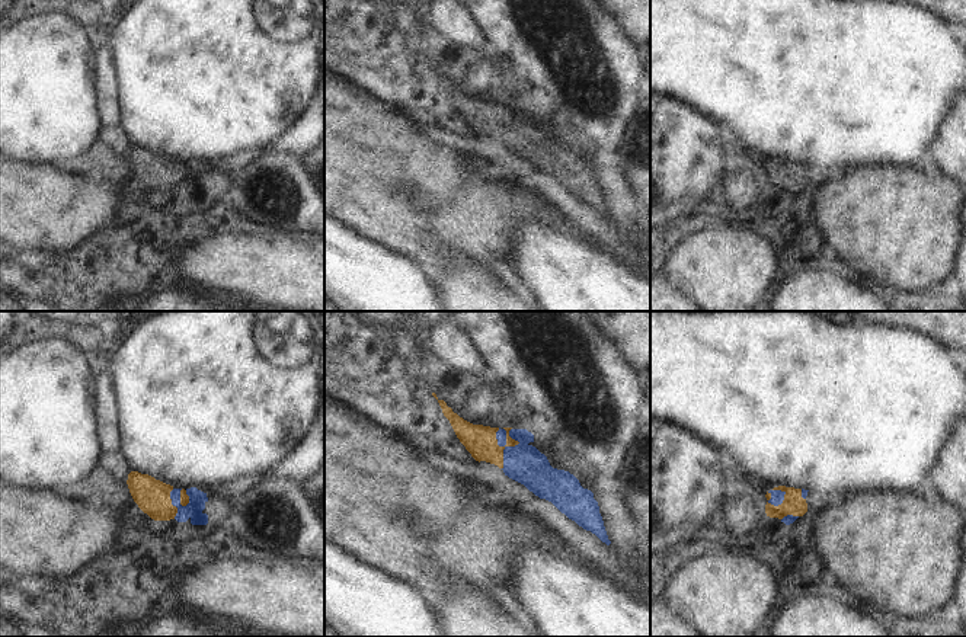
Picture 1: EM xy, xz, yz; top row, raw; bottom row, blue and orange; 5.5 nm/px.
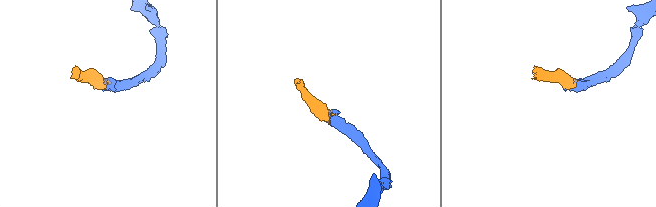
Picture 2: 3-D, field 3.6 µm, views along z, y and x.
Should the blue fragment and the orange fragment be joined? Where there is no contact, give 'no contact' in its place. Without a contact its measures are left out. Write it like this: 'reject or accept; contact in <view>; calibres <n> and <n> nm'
accept; contact in xz; calibres 220 and 180 nm

